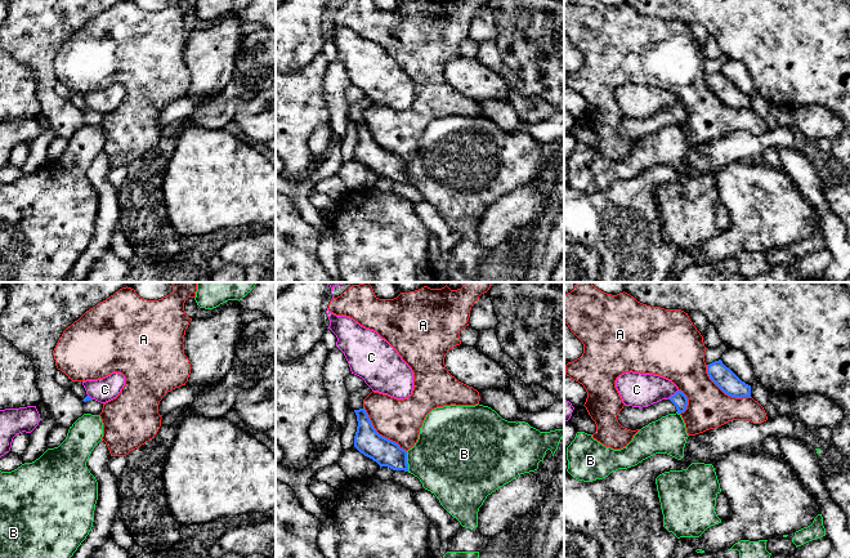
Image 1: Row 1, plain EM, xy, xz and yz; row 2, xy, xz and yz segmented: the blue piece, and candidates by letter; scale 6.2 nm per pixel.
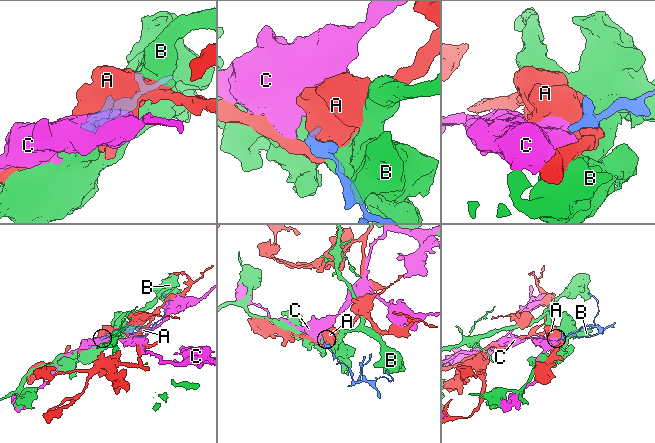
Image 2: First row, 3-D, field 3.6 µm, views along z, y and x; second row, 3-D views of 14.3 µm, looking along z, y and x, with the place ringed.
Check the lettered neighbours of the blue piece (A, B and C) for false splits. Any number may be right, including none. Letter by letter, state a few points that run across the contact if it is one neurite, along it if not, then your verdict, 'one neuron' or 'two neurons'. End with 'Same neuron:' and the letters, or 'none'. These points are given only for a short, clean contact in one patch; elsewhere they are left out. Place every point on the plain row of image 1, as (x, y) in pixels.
A: two neurons
B: two neurons
C: yz (678, 101), (667, 110) | two neurons
Same neuron: none

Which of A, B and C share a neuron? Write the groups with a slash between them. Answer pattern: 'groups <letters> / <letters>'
groups A / B / C

